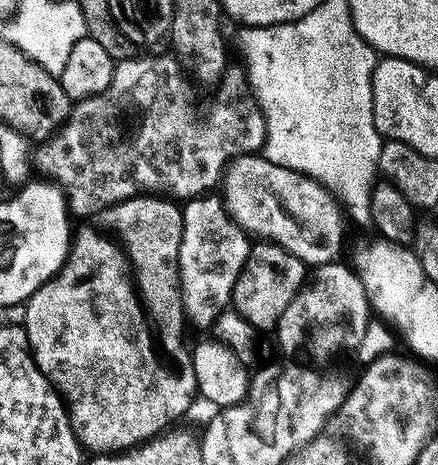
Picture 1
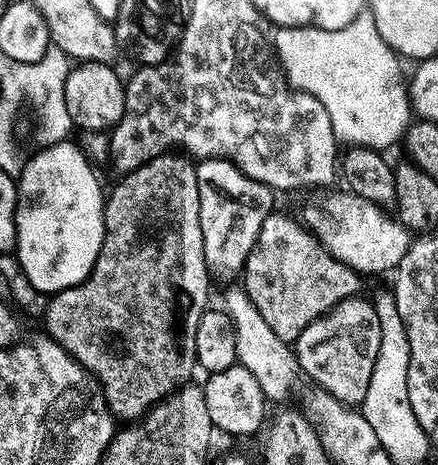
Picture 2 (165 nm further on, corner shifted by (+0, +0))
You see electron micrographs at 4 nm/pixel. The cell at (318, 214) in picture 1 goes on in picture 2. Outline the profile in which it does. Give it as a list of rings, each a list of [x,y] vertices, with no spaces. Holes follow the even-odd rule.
[[[316,190],[304,204],[302,223],[319,240],[324,249],[338,262],[354,271],[391,273],[402,262],[410,243],[410,233],[399,219],[393,218],[374,202],[366,202],[358,194],[347,190]]]

